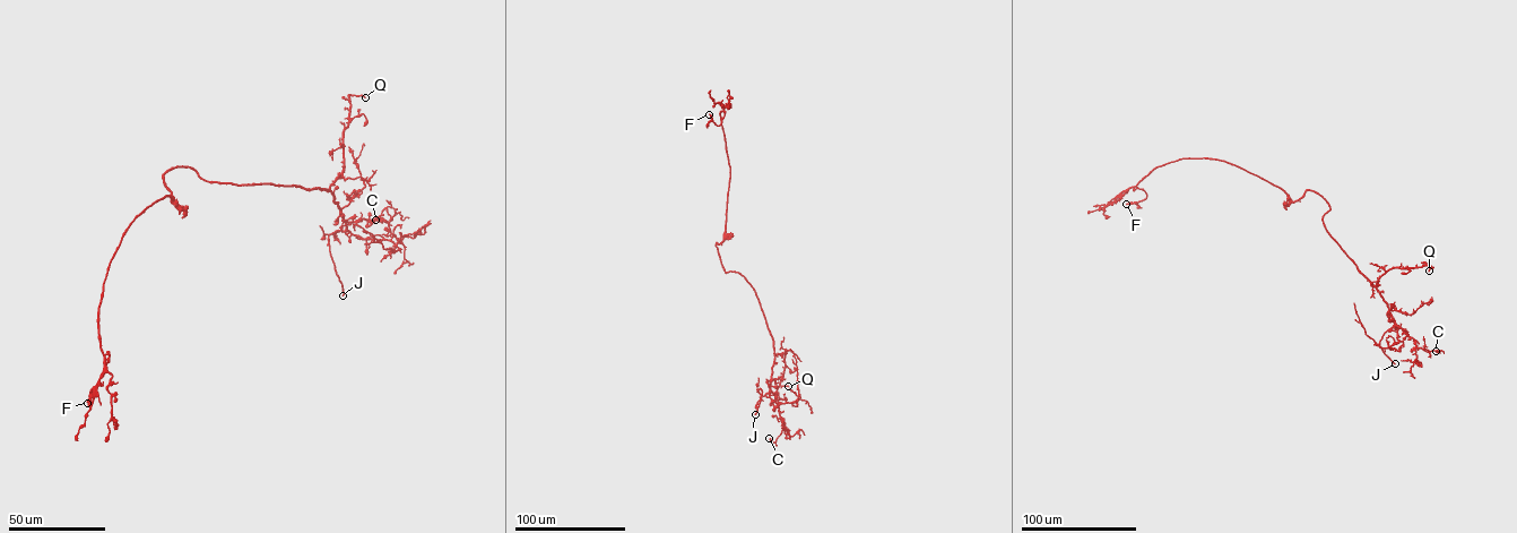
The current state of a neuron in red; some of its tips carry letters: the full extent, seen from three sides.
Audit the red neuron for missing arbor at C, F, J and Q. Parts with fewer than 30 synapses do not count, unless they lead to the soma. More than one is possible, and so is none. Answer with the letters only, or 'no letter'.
J

